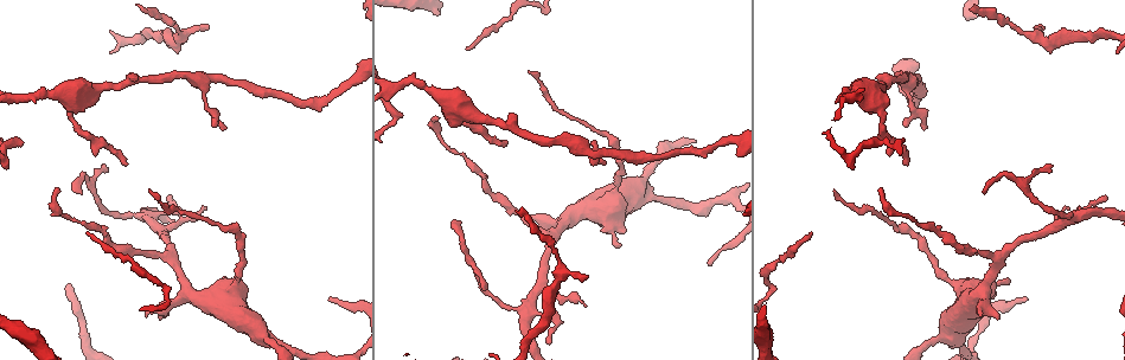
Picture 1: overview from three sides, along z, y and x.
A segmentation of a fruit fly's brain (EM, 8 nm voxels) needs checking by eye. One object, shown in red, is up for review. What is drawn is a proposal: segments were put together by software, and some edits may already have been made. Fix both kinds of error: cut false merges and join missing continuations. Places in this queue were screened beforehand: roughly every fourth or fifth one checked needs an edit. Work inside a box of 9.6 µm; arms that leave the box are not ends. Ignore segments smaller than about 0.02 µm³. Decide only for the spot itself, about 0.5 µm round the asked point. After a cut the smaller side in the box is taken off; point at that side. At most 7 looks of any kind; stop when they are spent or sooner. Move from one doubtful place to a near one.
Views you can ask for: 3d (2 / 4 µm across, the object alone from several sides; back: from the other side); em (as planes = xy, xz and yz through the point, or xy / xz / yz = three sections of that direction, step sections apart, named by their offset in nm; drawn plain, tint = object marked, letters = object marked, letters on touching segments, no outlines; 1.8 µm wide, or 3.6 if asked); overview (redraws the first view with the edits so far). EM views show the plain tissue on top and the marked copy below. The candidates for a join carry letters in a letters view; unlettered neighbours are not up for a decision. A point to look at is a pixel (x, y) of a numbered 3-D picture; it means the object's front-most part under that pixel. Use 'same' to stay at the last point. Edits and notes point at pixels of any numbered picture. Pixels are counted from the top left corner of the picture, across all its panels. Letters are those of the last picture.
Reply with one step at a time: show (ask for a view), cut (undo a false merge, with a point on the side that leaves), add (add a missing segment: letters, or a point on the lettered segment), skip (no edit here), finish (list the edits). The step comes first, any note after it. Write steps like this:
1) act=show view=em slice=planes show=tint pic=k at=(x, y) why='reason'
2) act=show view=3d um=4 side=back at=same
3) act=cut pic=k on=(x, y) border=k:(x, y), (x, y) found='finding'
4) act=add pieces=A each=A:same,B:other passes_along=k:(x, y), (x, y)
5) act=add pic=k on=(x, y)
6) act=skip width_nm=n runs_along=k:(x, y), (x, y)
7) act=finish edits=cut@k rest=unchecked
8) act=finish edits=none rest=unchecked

act=show view=3d um=4 side=back pic=1 at=(1051, 168) why='free end'

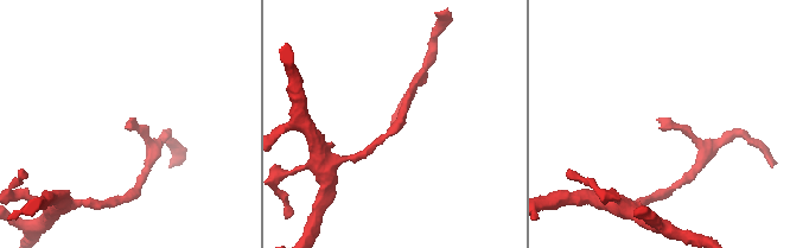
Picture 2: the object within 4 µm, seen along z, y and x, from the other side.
act=show view=em slice=planes show=letters pic=2 at=(129, 118)

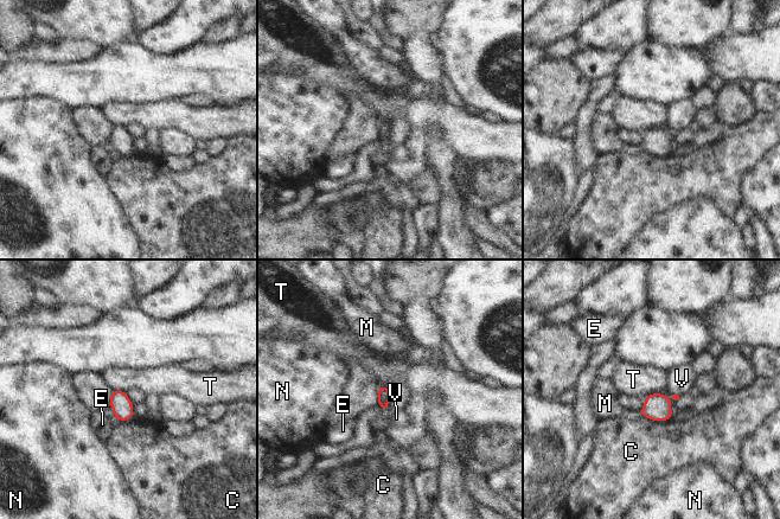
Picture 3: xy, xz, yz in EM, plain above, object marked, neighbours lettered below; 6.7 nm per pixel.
act=skip each=C:other,E:other,M:other,N:other,T:other,V:other found='no lettered segment goes on from it'

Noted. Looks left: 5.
act=show view=em um=3.6 slice=yz step=16 show=letters pic=1 at=(1024, 35) why='narrows sharply'

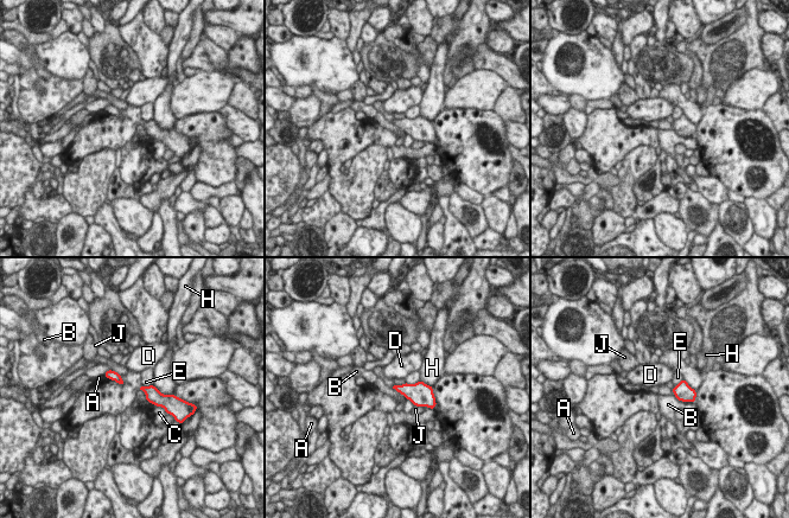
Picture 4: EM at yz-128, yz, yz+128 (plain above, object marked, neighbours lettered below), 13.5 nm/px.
act=skip width_nm=200 each=A:other,B:other,C:other,D:other,E:other,H:other,J:other border=4:(674, 396), (694, 403) found='continuous, no second cell'

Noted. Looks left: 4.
act=show view=3d um=4 pic=1 at=(125, 166) why='thin end'

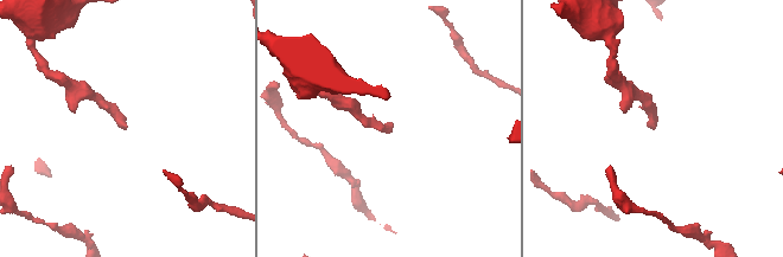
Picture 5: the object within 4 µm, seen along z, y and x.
act=show view=em slice=planes show=letters pic=5 at=(389, 131) why='now the EM'

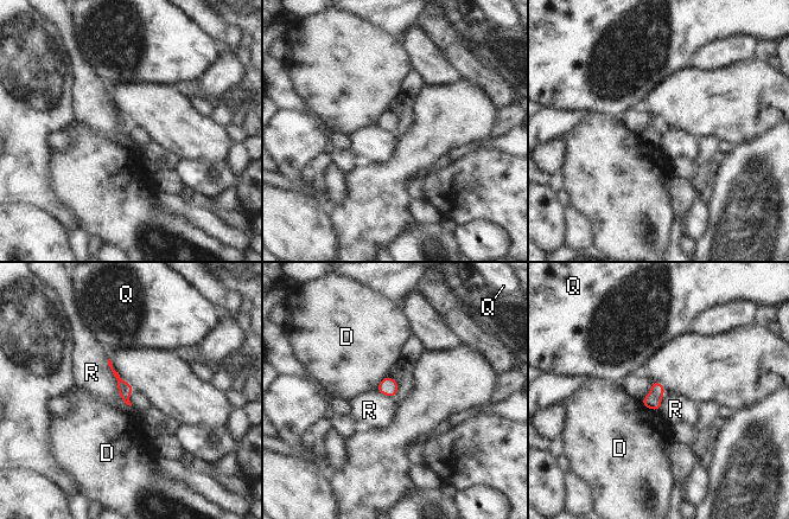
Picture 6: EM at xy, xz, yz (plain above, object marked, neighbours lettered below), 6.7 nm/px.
act=skip each=D:other,Q:other,R:other border=6:(108, 358), (116, 391), (131, 407) found='none of them fits'

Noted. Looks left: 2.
act=finish edits=none rest=unchecked

